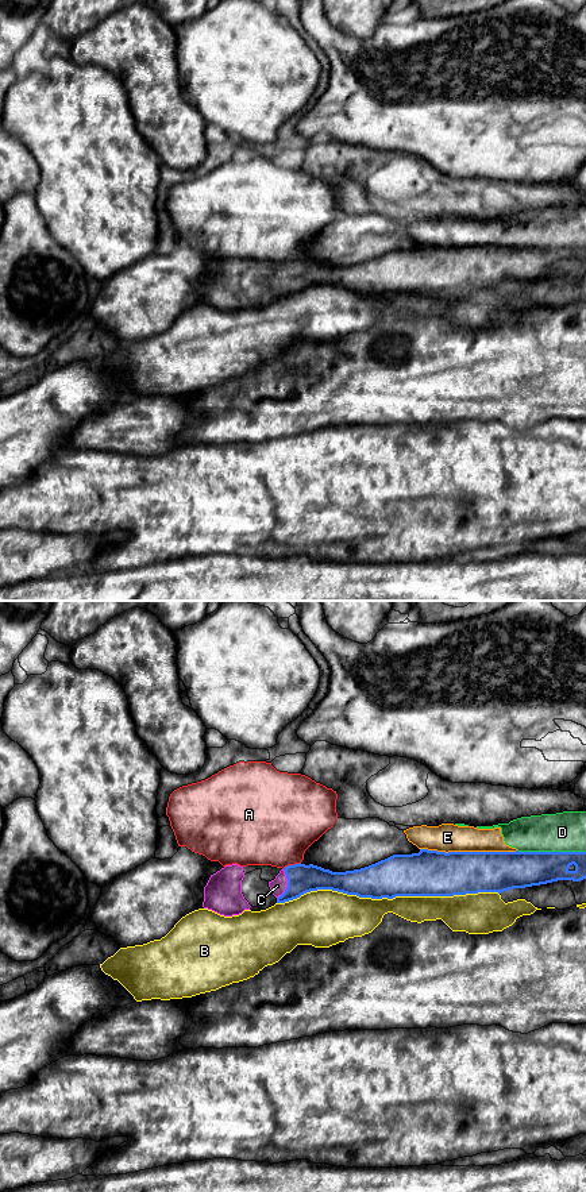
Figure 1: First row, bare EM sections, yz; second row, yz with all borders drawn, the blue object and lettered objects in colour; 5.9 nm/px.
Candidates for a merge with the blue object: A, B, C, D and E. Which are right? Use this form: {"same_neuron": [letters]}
{"same_neuron": ["C"]}

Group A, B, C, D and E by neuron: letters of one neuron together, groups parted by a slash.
A / B / C / D E

